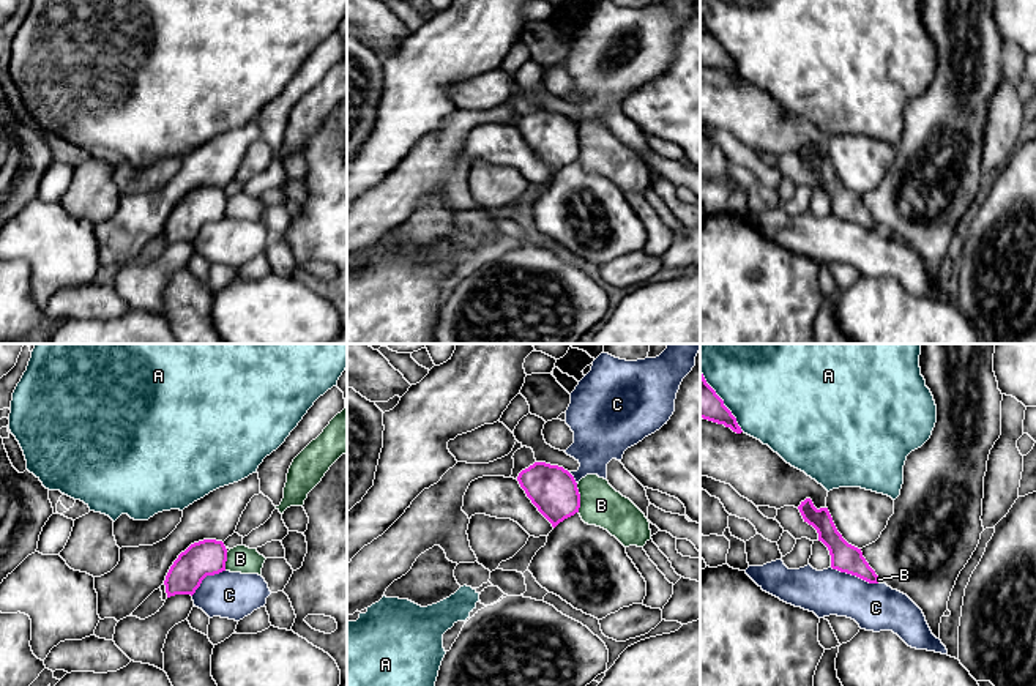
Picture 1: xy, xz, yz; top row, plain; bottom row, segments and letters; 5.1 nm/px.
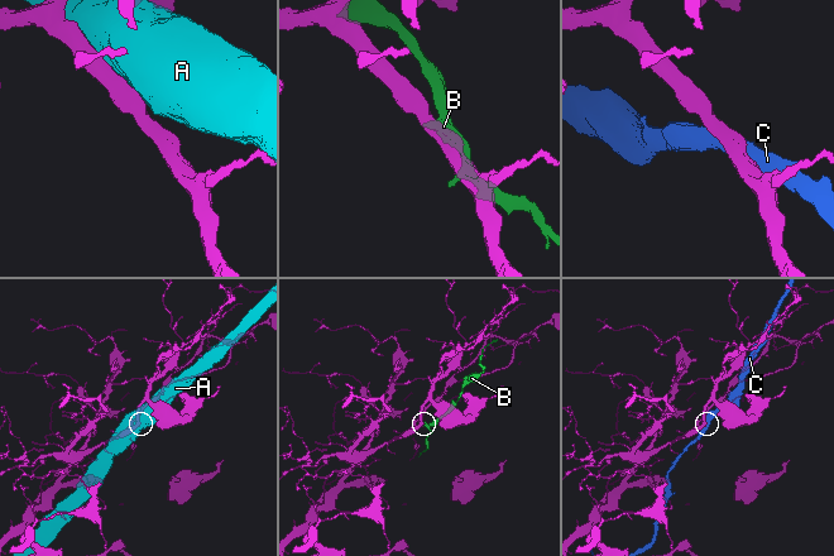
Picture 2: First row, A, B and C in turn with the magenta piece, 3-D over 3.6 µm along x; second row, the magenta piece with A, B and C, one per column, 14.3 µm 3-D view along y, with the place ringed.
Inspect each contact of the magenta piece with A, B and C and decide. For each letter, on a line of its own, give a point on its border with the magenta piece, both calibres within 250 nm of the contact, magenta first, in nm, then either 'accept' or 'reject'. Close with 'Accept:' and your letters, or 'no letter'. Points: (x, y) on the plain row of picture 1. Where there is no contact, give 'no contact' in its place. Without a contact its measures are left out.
A: yz (722, 48) | 180/440 nm | reject
B: xz (579, 145) | 240/220 nm | reject
C: yz (855, 221) | 140/240 nm | reject
Accept: no letter

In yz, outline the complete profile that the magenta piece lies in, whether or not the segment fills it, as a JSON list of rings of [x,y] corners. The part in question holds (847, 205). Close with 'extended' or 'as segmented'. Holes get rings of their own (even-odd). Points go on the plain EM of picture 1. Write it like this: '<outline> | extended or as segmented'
[[[811,145],[798,153],[804,169],[812,172],[831,202],[831,214],[856,222],[869,230],[878,230],[878,222],[863,203],[861,196],[848,191],[837,178],[828,155],[817,156]]] | as segmented

